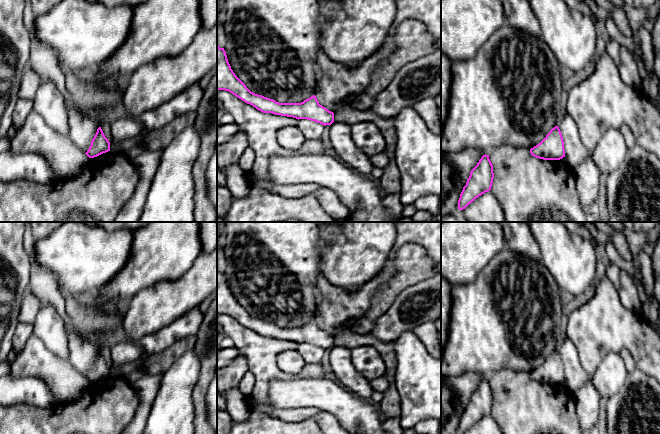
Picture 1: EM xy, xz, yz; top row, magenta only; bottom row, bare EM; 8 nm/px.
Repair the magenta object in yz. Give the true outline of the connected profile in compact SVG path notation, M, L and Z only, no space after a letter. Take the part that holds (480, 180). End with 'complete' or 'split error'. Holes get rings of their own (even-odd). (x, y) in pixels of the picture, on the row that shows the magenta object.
M485 154L470 172L470 176L458 200L458 209L465 209L476 198L490 191L493 178L493 165L489 159L489 155Z | complete

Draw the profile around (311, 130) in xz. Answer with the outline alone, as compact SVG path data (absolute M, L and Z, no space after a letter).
M299 119L296 125L303 133L306 140L321 139L325 126L315 121Z

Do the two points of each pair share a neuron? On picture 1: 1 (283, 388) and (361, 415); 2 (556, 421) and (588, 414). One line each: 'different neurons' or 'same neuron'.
1: same neuron
2: different neurons

